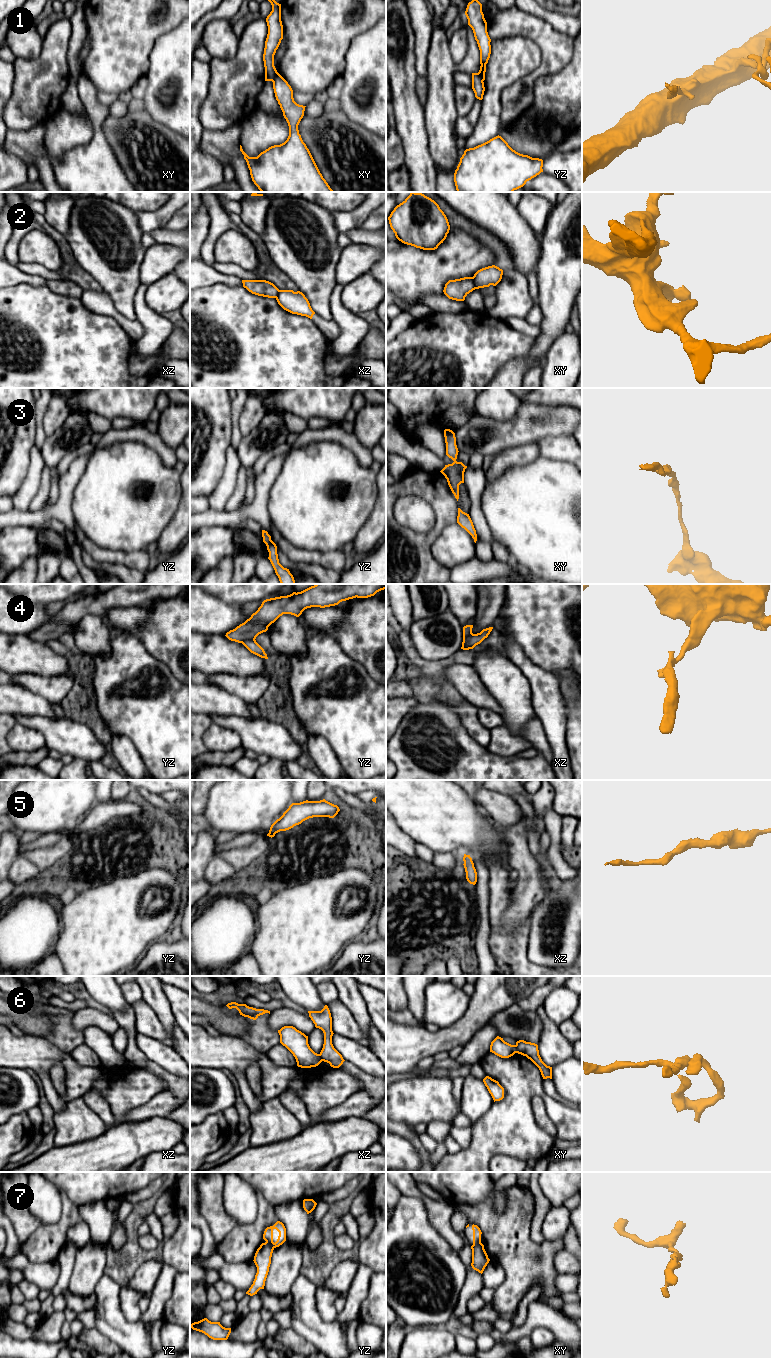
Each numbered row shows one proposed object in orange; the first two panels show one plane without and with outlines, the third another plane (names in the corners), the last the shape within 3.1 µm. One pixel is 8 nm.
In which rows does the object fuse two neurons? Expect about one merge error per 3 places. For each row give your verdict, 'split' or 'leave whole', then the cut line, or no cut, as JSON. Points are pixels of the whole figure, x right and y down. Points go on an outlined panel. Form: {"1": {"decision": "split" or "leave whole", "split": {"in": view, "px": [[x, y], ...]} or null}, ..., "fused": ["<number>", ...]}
{"1": {"decision": "split", "split": {"in": "xy", "px": [[277, 72], [273, 82]]}}, "2": {"decision": "split", "split": {"in": "xy", "px": [[471, 277], [476, 288]]}}, "3": {"decision": "leave whole", "split": null}, "4": {"decision": "split", "split": {"in": "xz", "px": [[473, 634], [463, 642], [461, 648]]}}, "5": {"decision": "leave whole", "split": null}, "6": {"decision": "split", "split": {"in": "xy", "px": [[514, 1045], [516, 1052]]}}, "7": {"decision": "split", "split": {"in": "yz", "px": [[266, 1241], [273, 1248]]}}, "fused": ["1", "2", "4", "6", "7"]}

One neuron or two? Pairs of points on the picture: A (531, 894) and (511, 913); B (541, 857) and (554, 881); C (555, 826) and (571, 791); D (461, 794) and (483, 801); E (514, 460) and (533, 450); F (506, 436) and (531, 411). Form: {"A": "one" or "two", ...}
{"A": "one", "B": "one", "C": "two", "D": "two", "E": "one", "F": "one"}

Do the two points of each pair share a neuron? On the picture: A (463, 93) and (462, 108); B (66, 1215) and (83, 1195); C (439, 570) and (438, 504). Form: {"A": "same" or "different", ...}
{"A": "same", "B": "different", "C": "same"}

